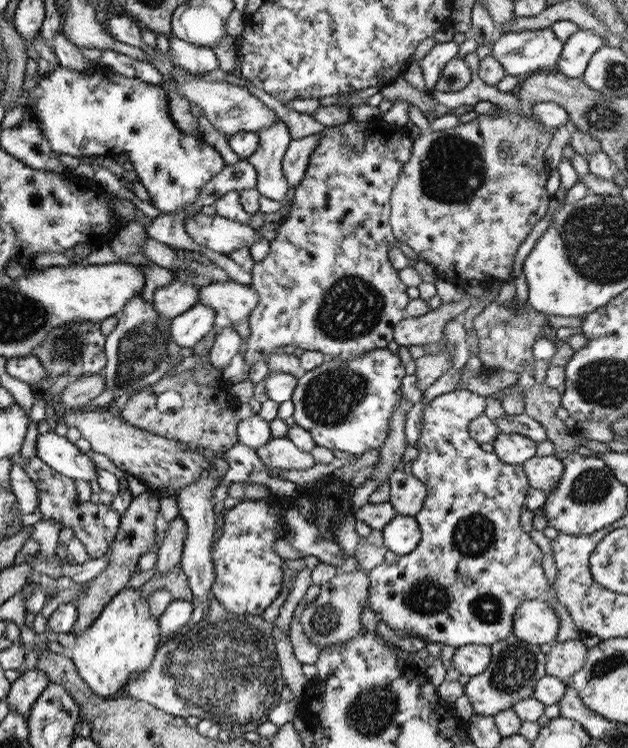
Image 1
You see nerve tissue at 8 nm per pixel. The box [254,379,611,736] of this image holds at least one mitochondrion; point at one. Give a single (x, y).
(516, 667)

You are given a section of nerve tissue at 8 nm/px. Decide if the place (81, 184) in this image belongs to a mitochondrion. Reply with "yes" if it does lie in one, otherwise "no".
no

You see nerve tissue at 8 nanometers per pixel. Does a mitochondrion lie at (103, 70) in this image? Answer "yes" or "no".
no

